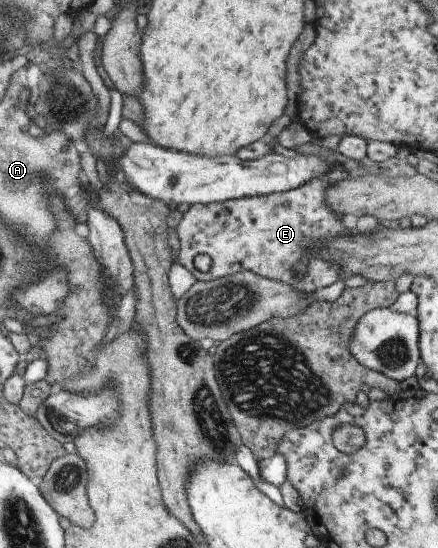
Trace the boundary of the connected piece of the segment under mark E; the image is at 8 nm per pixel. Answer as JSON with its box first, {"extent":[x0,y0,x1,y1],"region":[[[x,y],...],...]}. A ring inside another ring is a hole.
{"extent":[176,177,354,293],"region":[[[314,177],[300,187],[285,192],[246,196],[210,205],[191,205],[176,227],[181,247],[177,261],[187,267],[197,281],[212,281],[232,273],[252,270],[256,275],[288,283],[298,293],[311,293],[332,285],[340,278],[338,265],[319,259],[312,249],[314,245],[318,247],[318,243],[324,245],[334,237],[344,237],[344,233],[354,231],[346,229],[342,221],[326,207],[324,189],[328,185],[326,177]],[[198,255],[211,258],[211,268],[205,273],[198,271],[194,265]],[[299,260],[306,261],[306,272],[301,278],[294,279],[296,273],[291,268]]]}

